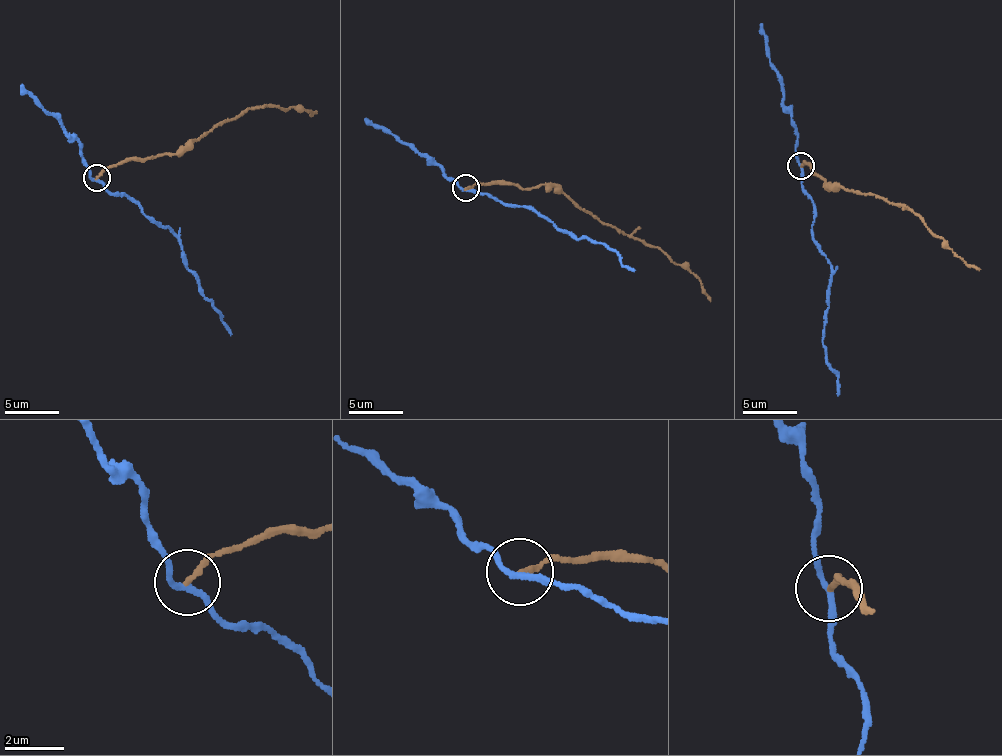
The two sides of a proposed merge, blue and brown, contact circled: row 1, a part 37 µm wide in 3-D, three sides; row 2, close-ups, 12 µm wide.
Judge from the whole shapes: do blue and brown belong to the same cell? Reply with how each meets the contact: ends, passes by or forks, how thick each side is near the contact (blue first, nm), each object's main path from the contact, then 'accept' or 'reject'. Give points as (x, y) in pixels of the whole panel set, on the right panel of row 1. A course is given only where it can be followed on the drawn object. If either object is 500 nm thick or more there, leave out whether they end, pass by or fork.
blue passes by; brown ends there; 200 nm thick on the blue side, 180 nm on the other; blue runs (800, 164), (803, 189), (814, 206), (813, 239), (830, 273), (822, 342), (826, 361), (838, 378), (837, 396); brown runs (800, 165), (810, 164), (826, 190), (886, 199), (917, 215), (963, 261), (981, 268); reject

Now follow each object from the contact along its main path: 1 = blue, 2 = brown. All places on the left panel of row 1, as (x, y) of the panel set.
1: (94, 178), (113, 193), (130, 198), (177, 238), (186, 268), (198, 281), (198, 290), (216, 311), (231, 336)
2: (97, 177), (123, 161), (183, 154), (194, 140), (228, 119), (267, 105), (298, 106), (311, 113), (316, 110)

